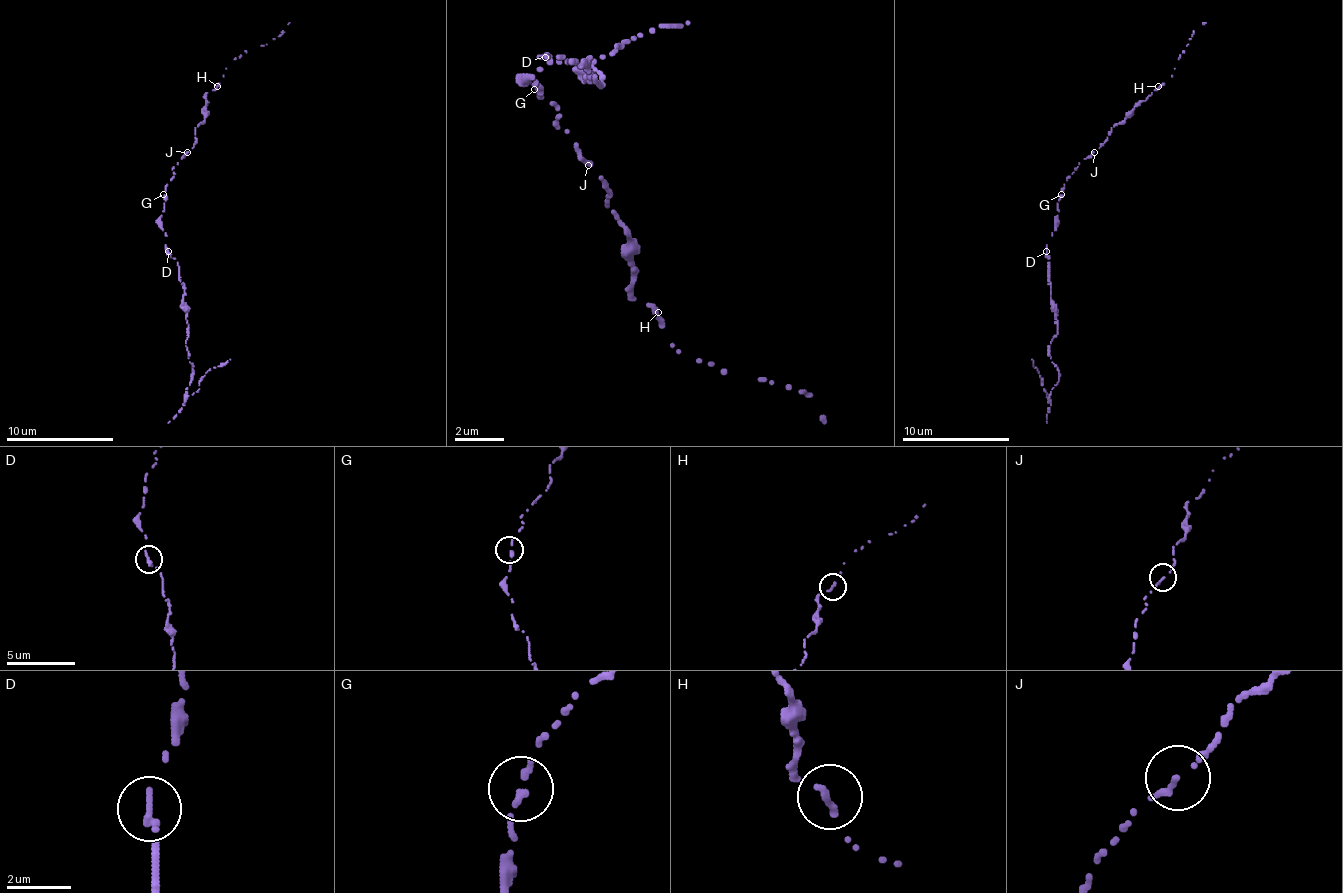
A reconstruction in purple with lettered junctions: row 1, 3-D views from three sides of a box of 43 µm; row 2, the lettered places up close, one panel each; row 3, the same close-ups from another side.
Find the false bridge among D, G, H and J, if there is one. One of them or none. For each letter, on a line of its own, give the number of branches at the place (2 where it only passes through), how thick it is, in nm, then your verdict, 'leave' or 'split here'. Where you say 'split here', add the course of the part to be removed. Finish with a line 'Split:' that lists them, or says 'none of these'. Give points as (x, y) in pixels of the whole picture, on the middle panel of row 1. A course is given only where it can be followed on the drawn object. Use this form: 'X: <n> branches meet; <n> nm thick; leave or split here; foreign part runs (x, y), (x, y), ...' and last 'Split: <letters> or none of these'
D: 1 branches meet; 280 nm thick; leave
G: 1 branches meet; 240 nm thick; leave
H: 1 branches meet; 240 nm thick; leave
J: 1 branches meet; 220 nm thick; leave
Split: none of these

